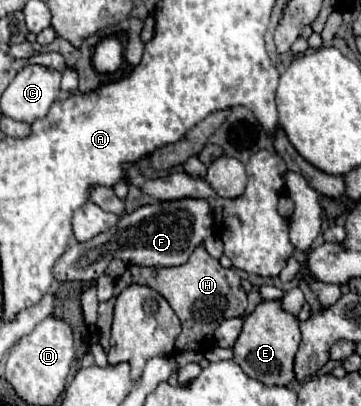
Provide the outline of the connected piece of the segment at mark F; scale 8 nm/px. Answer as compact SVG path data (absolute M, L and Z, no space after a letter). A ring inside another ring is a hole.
M179 199L179 201L167 201L167 203L155 203L155 205L143 205L135 209L133 213L123 215L115 227L109 231L85 241L85 243L75 243L71 245L65 255L57 261L57 271L55 277L59 281L91 281L97 279L99 275L105 273L107 265L111 259L121 259L125 263L137 263L137 265L147 265L147 267L175 267L181 265L189 259L189 255L199 247L209 235L213 233L213 209L205 199Z

